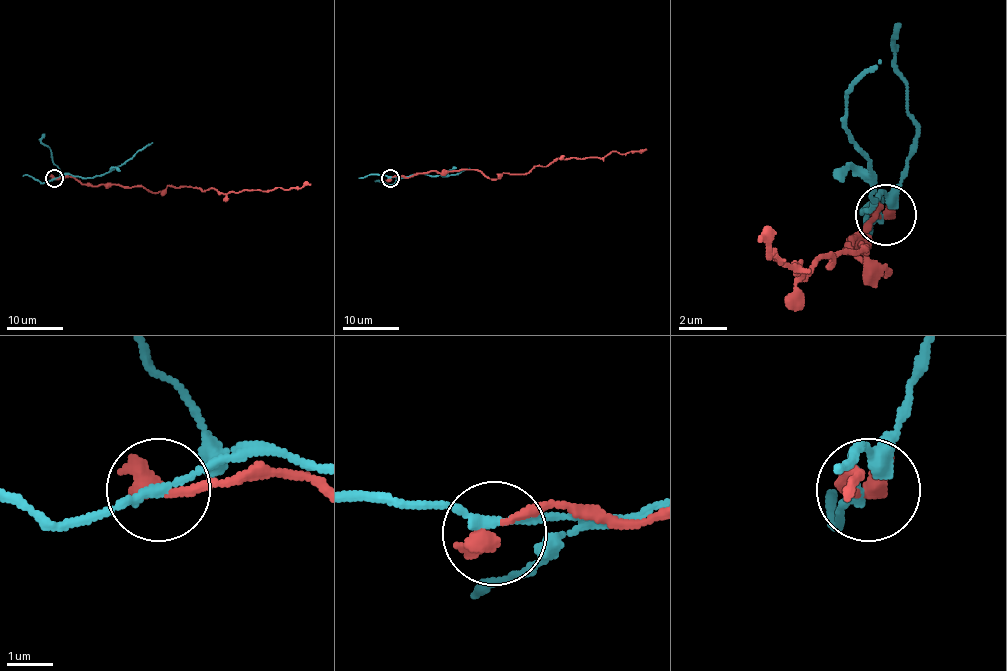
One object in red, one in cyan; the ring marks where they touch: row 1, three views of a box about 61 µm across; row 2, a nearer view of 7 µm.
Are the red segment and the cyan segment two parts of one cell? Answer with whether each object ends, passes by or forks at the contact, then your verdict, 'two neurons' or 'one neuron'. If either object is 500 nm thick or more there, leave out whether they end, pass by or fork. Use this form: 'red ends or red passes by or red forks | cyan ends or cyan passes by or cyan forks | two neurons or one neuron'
red ends | cyan passes by | two neurons

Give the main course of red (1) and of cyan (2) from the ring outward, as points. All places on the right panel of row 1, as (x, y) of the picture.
1: (884, 216), (872, 210), (848, 252), (884, 271), (860, 246), (799, 277), (769, 252), (781, 258), (763, 234)
2: (884, 216), (878, 198), (860, 210), (872, 198), (872, 168), (848, 131), (848, 95), (878, 58)

